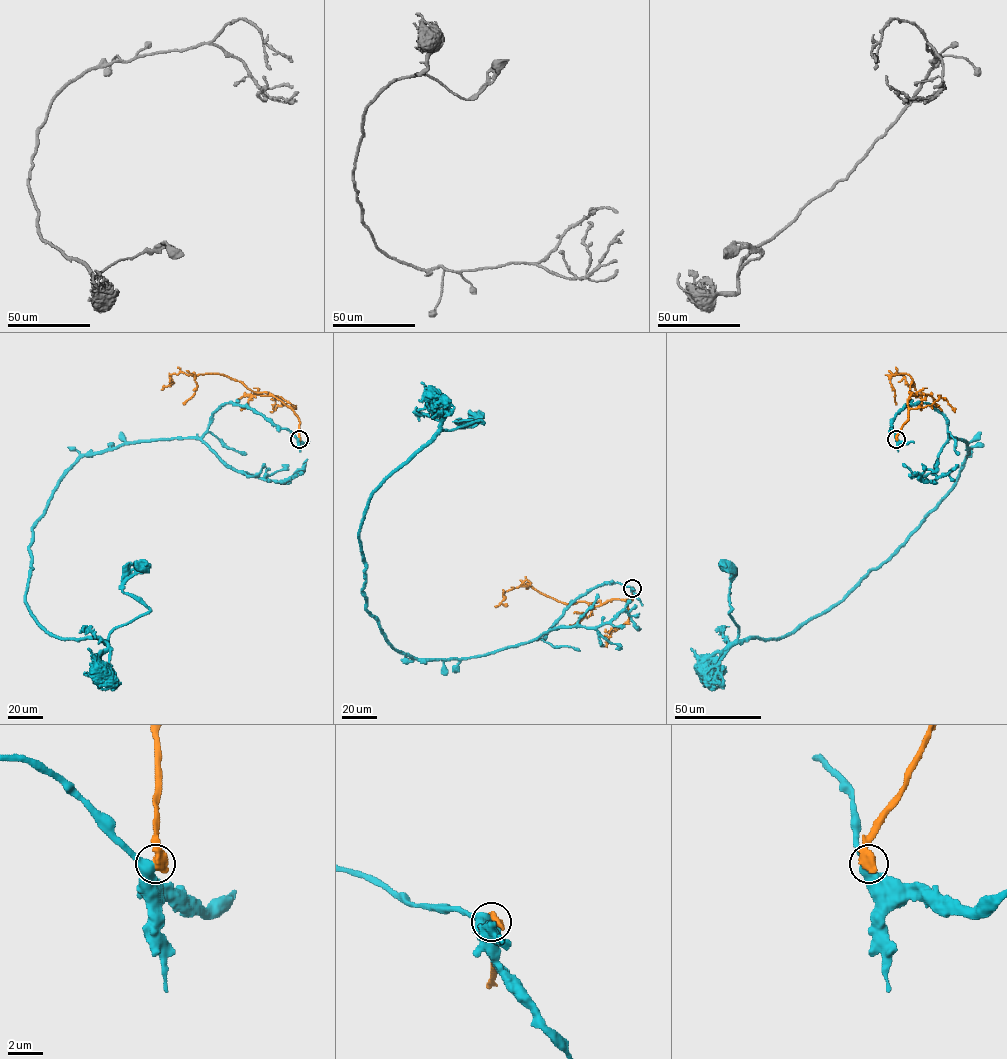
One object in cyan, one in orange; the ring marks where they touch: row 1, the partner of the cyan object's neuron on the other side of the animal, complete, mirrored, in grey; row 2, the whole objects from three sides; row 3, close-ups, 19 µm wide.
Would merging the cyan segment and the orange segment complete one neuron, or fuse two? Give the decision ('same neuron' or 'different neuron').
different neuron

